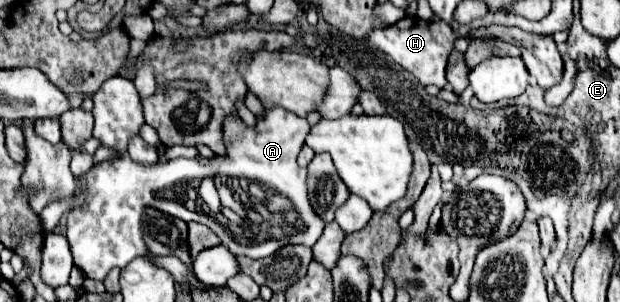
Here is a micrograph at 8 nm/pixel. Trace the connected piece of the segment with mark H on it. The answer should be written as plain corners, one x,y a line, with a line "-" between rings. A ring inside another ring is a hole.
405,17
389,27
373,29
365,37
365,41
377,51
389,55
397,65
415,75
423,85
437,85
439,89
443,89
447,85
445,79
447,57
453,51
453,43
457,37
459,35
445,21
423,21
419,17

